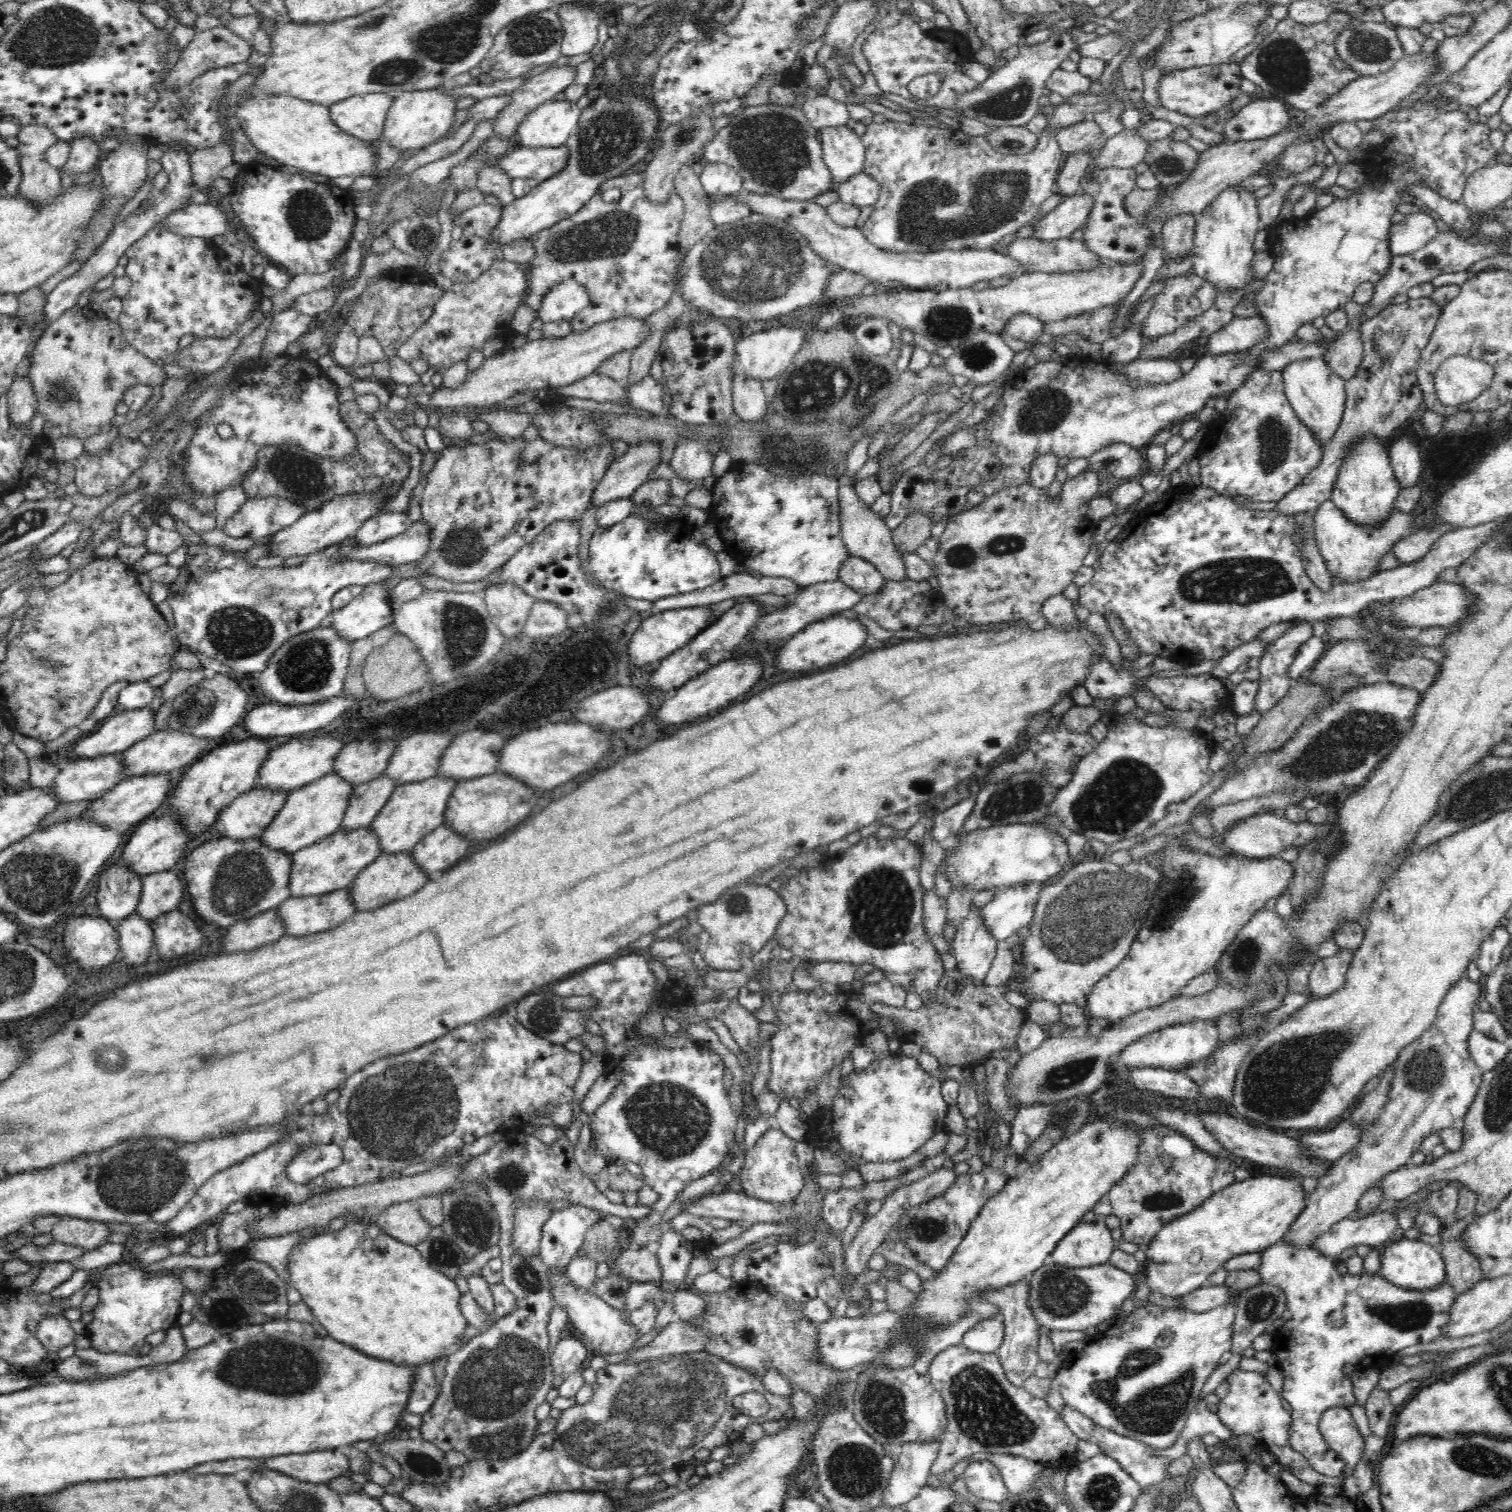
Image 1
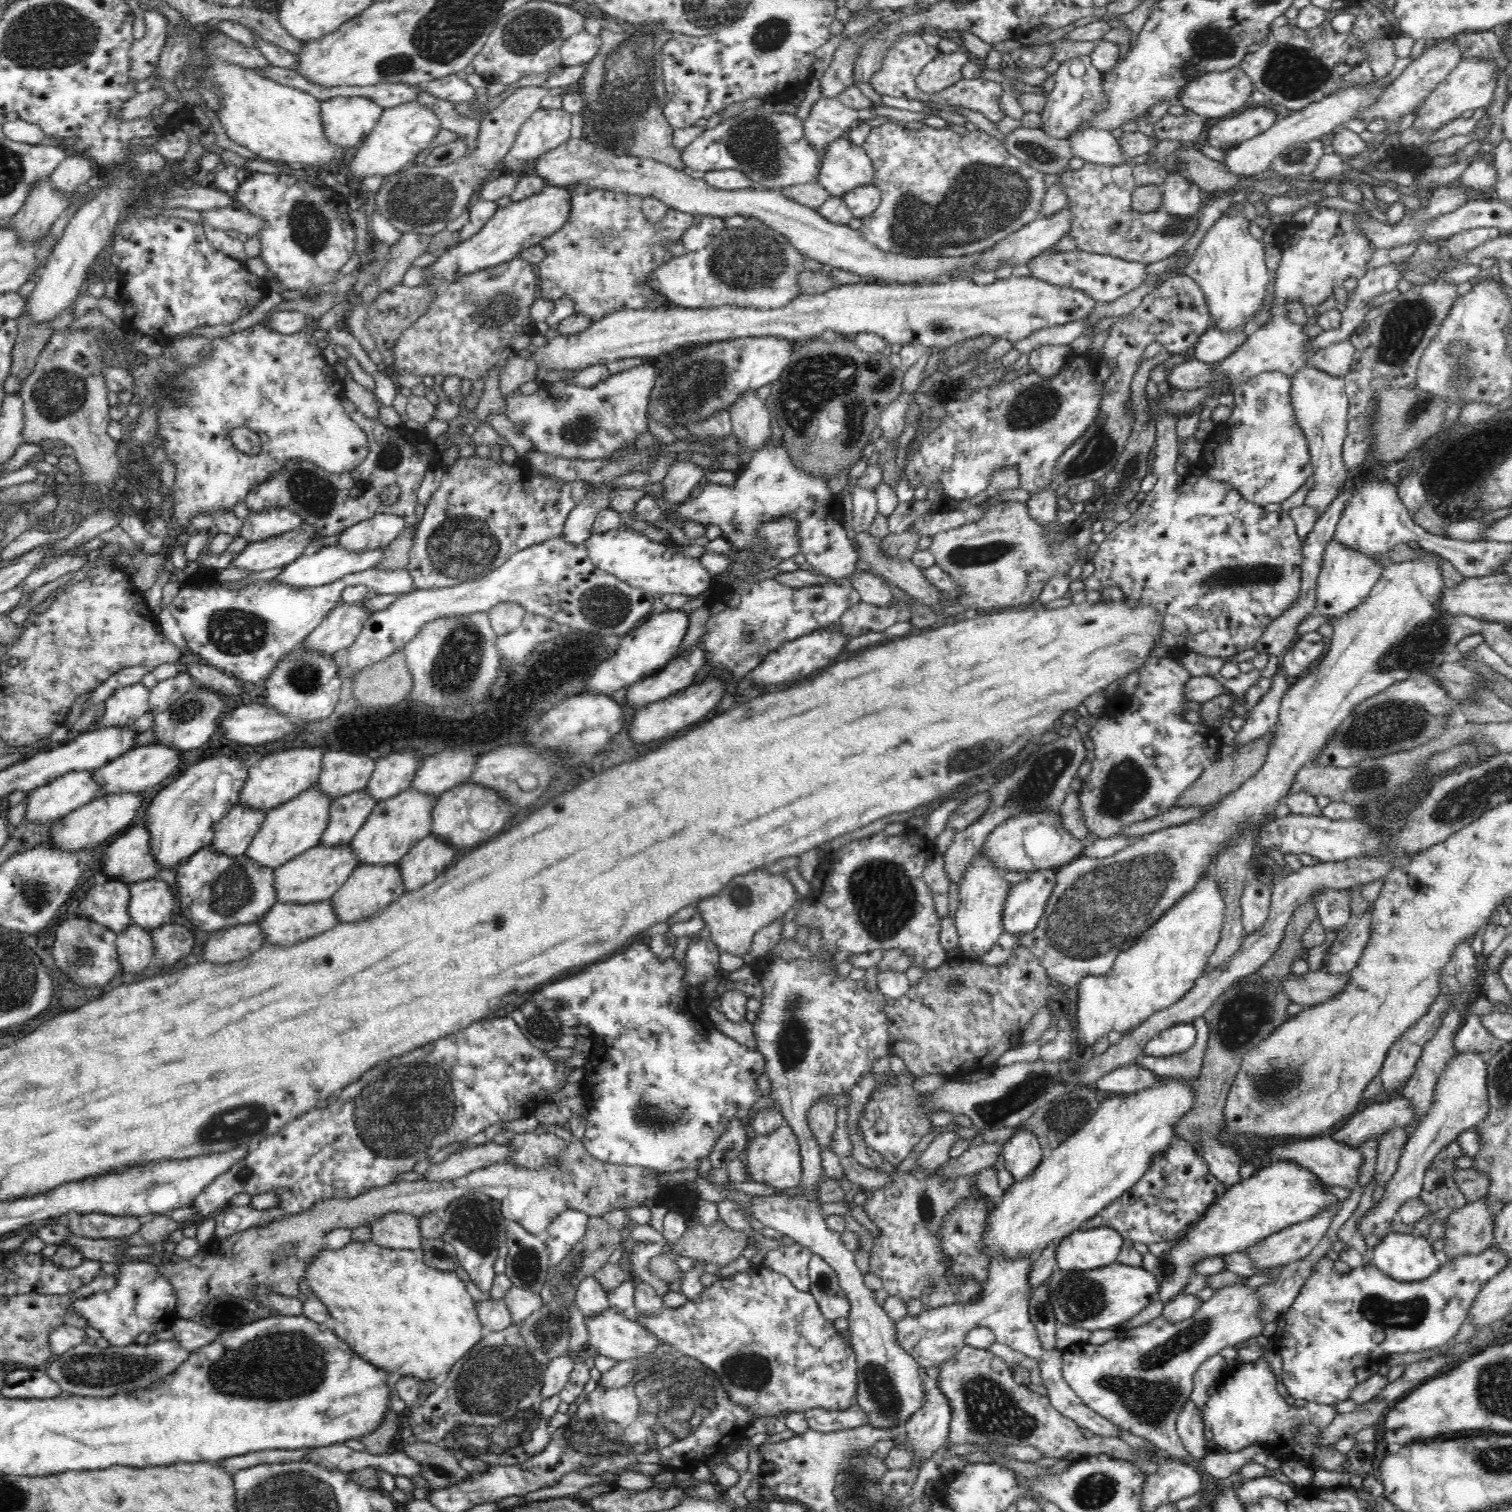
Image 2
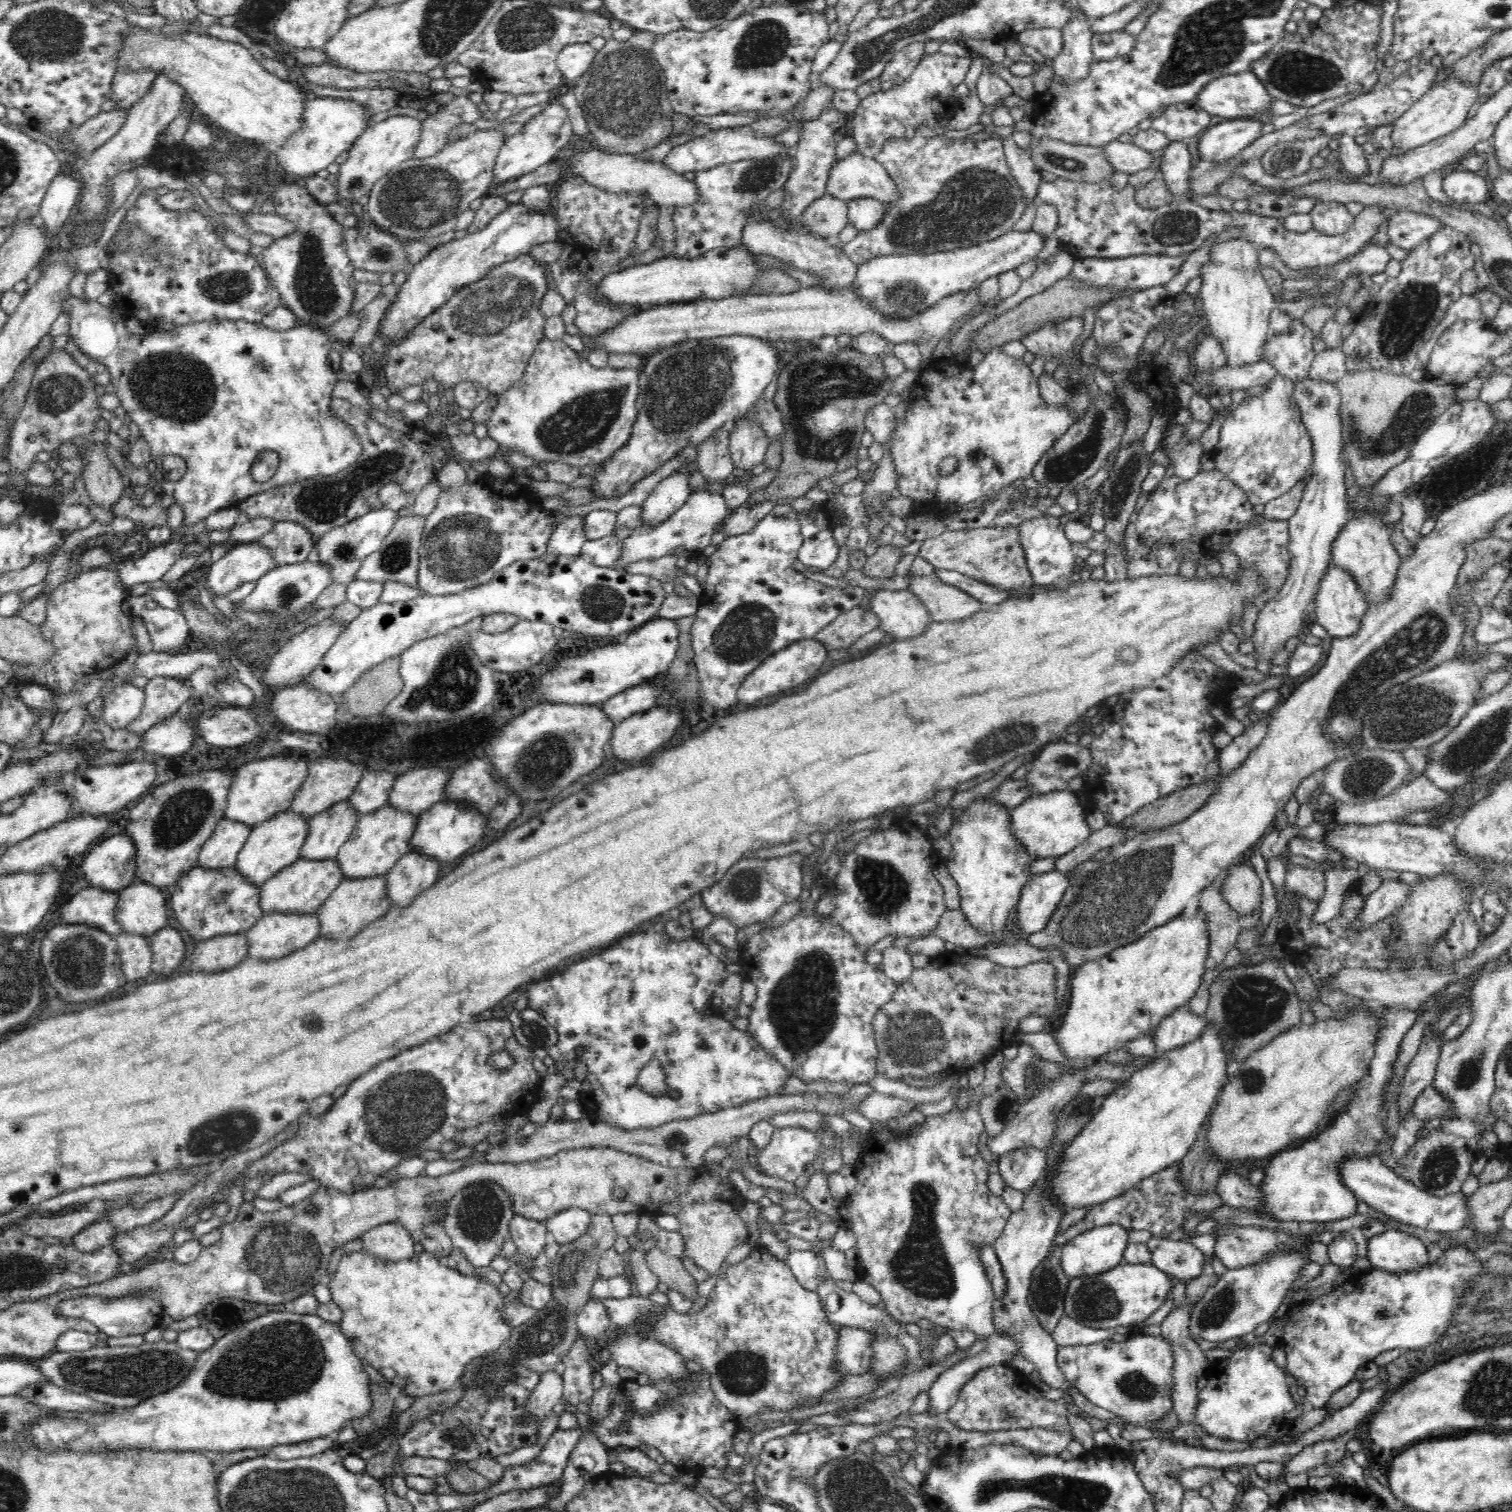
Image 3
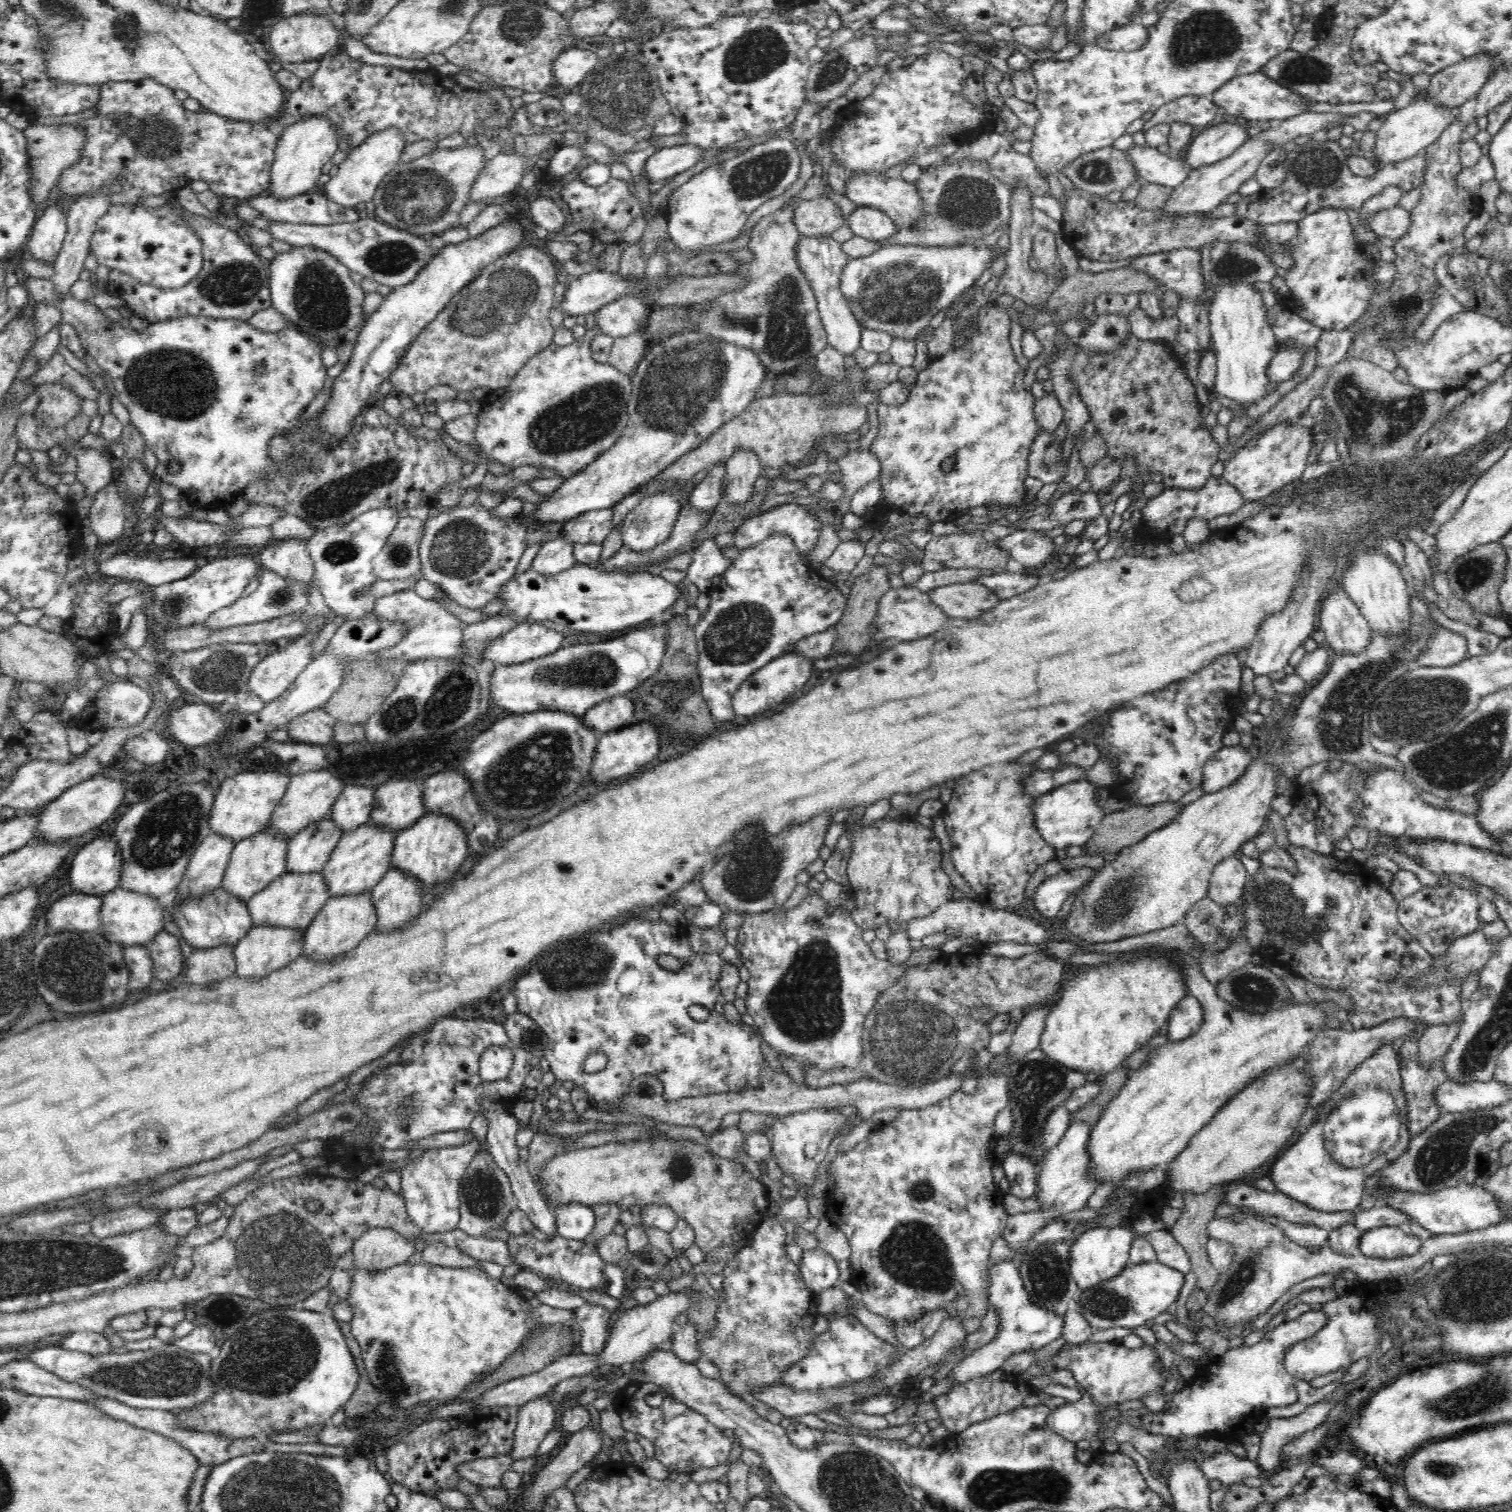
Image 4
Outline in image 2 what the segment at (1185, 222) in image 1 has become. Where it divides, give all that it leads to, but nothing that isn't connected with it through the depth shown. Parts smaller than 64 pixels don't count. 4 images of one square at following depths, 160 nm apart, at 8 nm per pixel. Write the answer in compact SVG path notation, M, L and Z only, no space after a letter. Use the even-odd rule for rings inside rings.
M1169 173L1165 174L1162 191L1162 211L1178 218L1196 216L1205 195L1197 184L1186 180L1185 176Z

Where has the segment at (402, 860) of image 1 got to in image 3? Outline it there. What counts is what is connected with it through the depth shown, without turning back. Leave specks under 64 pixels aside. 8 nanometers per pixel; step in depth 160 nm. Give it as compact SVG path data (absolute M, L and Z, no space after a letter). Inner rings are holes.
M372 875L365 879L343 877L342 882L330 893L316 912L320 921L320 936L326 939L350 940L362 928L384 916L391 906L390 897L386 895L385 875Z

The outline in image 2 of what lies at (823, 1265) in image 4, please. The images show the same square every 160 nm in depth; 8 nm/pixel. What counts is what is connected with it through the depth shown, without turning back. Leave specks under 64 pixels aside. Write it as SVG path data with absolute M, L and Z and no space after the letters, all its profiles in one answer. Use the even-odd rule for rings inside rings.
M798 1243L789 1246L781 1244L779 1248L767 1250L762 1266L780 1272L790 1279L790 1282L802 1292L809 1292L809 1262L812 1251Z

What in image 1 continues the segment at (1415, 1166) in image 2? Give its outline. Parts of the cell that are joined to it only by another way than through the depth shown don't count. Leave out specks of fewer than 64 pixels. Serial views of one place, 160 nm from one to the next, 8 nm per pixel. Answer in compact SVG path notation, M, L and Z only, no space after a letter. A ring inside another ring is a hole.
M1392 1210L1383 1211L1381 1214L1376 1212L1366 1219L1346 1218L1321 1234L1313 1242L1313 1249L1324 1257L1337 1260L1338 1254L1357 1244L1383 1247L1398 1227L1398 1218L1392 1214Z

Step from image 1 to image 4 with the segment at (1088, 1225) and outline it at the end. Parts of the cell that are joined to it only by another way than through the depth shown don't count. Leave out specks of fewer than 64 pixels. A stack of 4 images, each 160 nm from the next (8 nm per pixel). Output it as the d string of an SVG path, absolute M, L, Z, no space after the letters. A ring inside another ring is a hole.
M1132 1225L1114 1228L1094 1227L1081 1233L1070 1247L1069 1267L1080 1291L1095 1287L1099 1282L1114 1278L1129 1263L1129 1254L1134 1240Z

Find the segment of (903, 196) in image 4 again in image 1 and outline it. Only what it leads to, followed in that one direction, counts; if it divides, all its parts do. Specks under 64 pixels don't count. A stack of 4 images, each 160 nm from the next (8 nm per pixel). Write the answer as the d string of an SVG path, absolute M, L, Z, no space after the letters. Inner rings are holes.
M851 124L838 128L824 128L818 132L823 159L835 186L845 183L853 174L863 170L865 146Z

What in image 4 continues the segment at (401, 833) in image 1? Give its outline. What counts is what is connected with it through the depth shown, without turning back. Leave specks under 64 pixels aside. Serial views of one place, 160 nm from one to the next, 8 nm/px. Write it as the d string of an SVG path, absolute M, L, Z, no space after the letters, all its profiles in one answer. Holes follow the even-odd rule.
M366 823L354 830L344 831L322 870L324 880L328 883L330 897L372 891L391 867L394 840L398 833L392 827L380 828L376 823Z

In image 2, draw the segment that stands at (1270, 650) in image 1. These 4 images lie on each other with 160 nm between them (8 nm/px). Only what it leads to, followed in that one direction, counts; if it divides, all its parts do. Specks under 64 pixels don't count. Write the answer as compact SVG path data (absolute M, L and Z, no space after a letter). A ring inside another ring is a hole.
M1279 665L1278 670L1271 678L1271 690L1247 713L1245 724L1237 733L1235 746L1244 746L1248 742L1254 742L1264 736L1279 720L1280 704L1282 696L1290 687L1286 674Z

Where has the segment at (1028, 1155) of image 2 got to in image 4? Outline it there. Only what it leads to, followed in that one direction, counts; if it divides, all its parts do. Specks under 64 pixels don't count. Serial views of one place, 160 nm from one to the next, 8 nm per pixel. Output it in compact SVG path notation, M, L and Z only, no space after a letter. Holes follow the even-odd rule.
M1008 1153L999 1160L1004 1169L1005 1176L1010 1184L1009 1192L1019 1199L1028 1199L1035 1196L1036 1168L1040 1164L1032 1161L1026 1155L1018 1153Z

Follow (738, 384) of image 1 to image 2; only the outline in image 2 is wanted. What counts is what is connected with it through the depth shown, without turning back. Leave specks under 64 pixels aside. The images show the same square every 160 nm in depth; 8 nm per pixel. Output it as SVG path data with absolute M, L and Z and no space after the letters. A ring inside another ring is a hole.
M756 391L743 392L729 408L733 434L746 452L758 452L770 440L774 427L770 424L770 406L760 401Z

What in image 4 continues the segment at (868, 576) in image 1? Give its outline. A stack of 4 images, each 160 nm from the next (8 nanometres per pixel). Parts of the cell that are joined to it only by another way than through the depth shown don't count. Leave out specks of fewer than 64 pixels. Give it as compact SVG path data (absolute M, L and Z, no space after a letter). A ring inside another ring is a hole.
M890 587L888 592L880 598L878 610L873 619L873 637L878 641L893 640L896 643L921 639L922 637L940 632L949 621L949 616L934 605L928 593L914 587Z

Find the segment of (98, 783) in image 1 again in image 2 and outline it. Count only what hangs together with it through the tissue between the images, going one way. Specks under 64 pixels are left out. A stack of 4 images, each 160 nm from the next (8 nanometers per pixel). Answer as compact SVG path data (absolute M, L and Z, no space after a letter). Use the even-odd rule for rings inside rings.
M91 770L70 771L49 781L47 785L35 788L28 795L27 810L24 819L34 823L57 821L69 812L98 798L98 781L92 777Z

